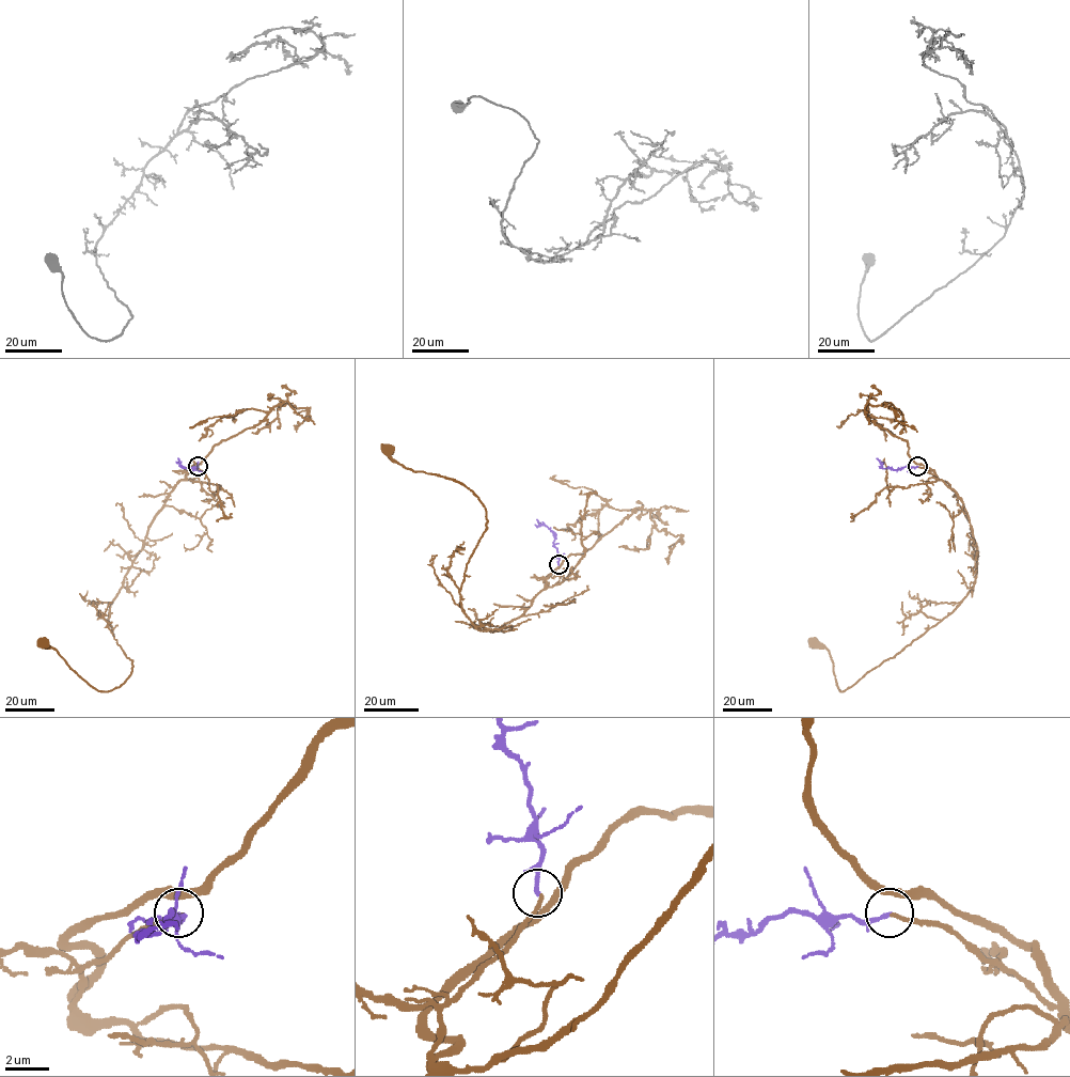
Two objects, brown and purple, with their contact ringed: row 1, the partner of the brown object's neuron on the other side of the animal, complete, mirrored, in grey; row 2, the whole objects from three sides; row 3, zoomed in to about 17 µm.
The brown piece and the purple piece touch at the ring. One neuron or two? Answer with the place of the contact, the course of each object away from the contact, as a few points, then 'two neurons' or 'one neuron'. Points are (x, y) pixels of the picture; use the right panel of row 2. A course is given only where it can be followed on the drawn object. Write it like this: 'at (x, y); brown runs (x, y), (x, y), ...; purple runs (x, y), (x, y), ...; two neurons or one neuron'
at (917, 466); brown runs (917, 467), (941, 479), (962, 502), (978, 552), (973, 587), (945, 617), (844, 691), (830, 653), (812, 642); purple runs (917, 466), (883, 469), (876, 458); one neuron

